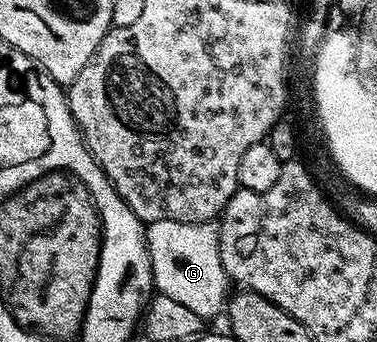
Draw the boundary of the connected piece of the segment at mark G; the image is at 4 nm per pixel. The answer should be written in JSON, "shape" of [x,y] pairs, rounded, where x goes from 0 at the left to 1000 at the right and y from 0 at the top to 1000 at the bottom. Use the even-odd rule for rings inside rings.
{"shape":[[[435,637],[393,652],[385,708],[395,719],[395,757],[414,857],[454,865],[454,877],[488,889],[531,930],[562,936],[602,895],[602,816],[581,737],[581,661],[573,646],[477,649]]]}

